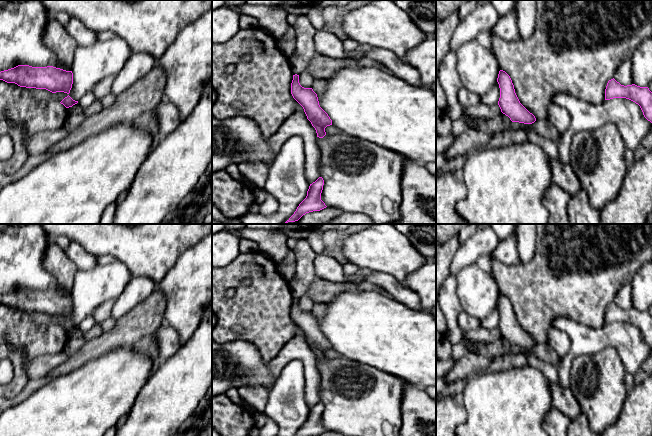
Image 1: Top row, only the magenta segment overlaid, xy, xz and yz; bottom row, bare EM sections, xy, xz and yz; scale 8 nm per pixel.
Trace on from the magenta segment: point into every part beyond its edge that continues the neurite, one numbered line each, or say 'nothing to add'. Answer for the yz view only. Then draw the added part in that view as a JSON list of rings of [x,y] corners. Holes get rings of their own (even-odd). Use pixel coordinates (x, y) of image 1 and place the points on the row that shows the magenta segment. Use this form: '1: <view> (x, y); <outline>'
nothing to add

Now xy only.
nothing to add

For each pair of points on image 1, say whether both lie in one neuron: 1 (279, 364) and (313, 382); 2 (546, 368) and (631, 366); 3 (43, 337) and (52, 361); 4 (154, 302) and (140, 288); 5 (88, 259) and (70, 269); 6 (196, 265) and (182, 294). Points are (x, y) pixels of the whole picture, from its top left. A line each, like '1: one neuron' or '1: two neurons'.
1: one neuron
2: two neurons
3: two neurons
4: two neurons
5: two neurons
6: one neuron

